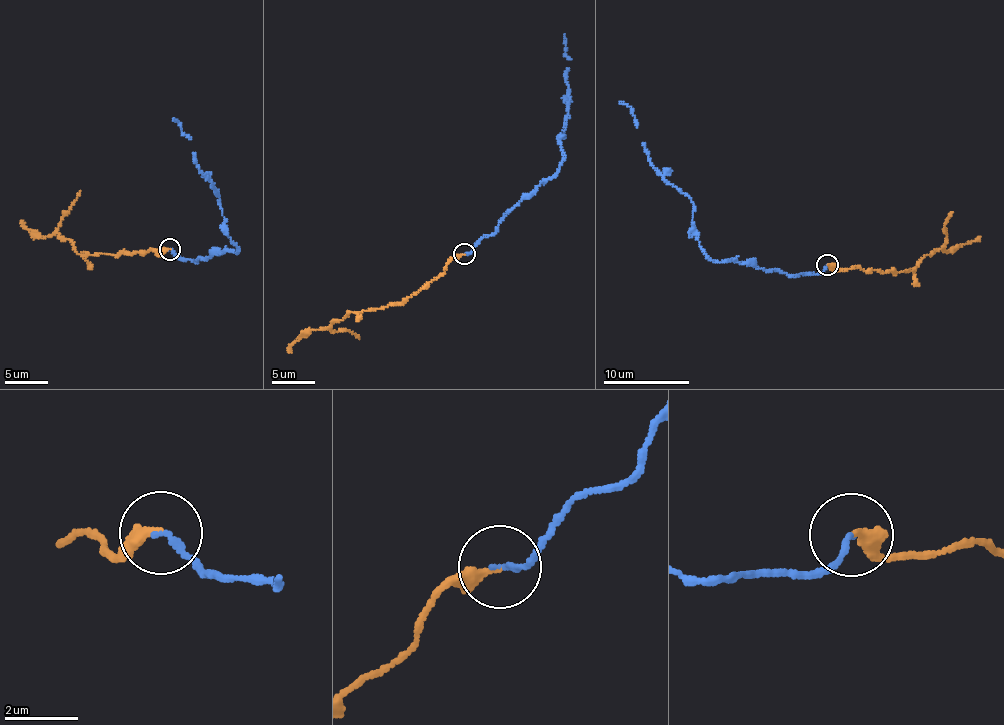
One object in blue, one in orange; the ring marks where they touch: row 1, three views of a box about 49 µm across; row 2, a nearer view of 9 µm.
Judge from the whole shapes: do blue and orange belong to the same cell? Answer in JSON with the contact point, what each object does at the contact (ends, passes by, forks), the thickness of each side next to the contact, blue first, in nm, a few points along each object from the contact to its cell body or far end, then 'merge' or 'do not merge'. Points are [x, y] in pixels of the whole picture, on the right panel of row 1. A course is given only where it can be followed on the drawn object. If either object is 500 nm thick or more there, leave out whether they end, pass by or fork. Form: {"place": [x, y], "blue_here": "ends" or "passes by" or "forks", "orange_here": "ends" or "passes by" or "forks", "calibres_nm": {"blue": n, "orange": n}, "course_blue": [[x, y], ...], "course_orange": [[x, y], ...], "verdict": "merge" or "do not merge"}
{"place": [827, 265], "blue_here": "ends", "orange_here": "ends", "calibres_nm": {"blue": 160, "orange": 280}, "course_blue": [[827, 264], [818, 274], [793, 275], [710, 258], [694, 231], [693, 202], [656, 171], [633, 111], [619, 101]], "course_orange": [[827, 264], [837, 269], [915, 269], [927, 254], [939, 248], [949, 249], [980, 236]], "verdict": "merge"}

